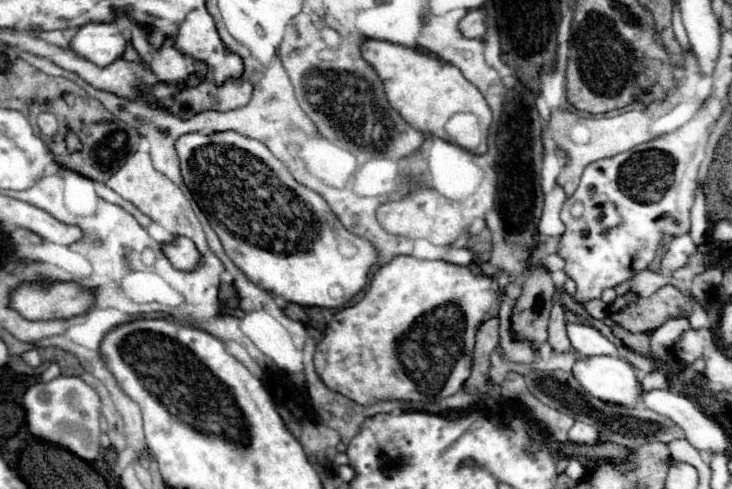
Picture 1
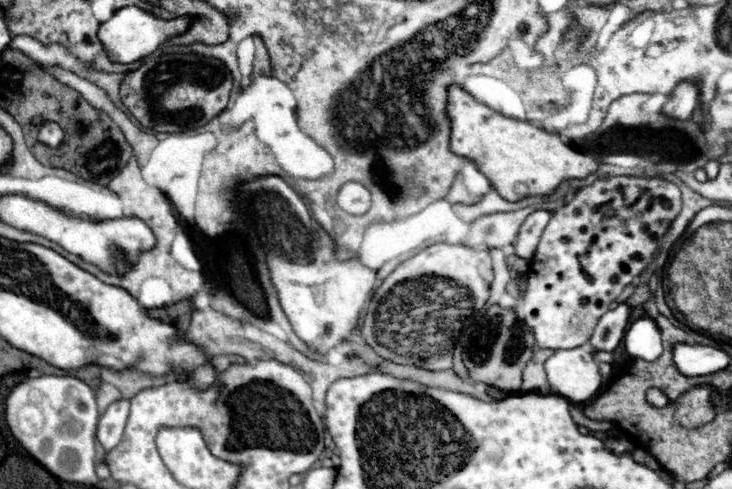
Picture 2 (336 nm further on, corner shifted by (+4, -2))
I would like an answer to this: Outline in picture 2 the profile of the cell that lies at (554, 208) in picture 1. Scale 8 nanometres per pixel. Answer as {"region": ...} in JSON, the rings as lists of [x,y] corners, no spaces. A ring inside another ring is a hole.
{"region":[[[535,210],[525,220],[525,224],[519,230],[517,242],[515,242],[515,254],[517,256],[521,256],[525,260],[531,260],[533,258],[533,252],[537,250],[537,244],[541,240],[541,234],[543,234],[547,222],[549,222],[549,216],[551,216],[551,212],[547,212],[547,210]]]}

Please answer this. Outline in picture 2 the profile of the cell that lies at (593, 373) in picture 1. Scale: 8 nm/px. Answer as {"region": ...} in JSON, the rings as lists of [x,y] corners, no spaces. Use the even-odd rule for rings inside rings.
{"region":[[[591,346],[557,350],[545,362],[547,380],[553,394],[569,398],[573,404],[589,402],[603,384],[599,364],[593,358]]]}

